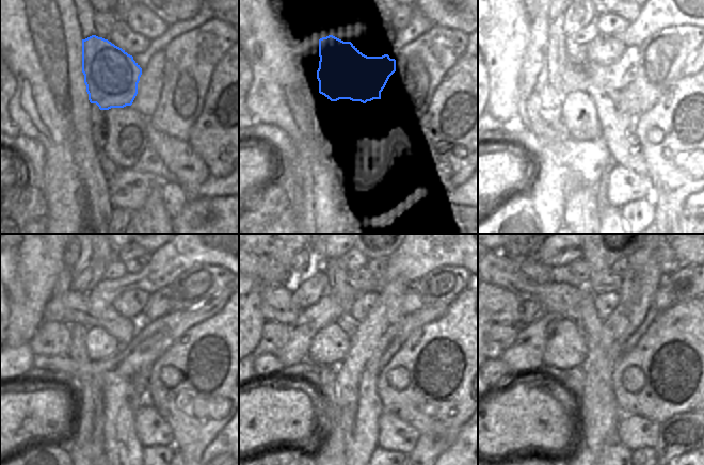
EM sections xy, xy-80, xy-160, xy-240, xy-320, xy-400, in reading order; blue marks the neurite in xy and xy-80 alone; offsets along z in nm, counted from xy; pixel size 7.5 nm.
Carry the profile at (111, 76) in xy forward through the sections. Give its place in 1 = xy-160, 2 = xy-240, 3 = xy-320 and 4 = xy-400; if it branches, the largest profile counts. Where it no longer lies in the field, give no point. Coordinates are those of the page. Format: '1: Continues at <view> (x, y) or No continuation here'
1: Continues at xy-160 (580, 73)
2: Continues at xy-240 (158, 304)
3: Continues at xy-320 (412, 302)
4: Continues at xy-400 (664, 298).

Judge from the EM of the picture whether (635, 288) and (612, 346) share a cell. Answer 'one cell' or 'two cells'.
one cell

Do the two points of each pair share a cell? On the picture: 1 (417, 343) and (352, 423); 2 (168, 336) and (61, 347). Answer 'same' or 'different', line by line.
1: different
2: different

